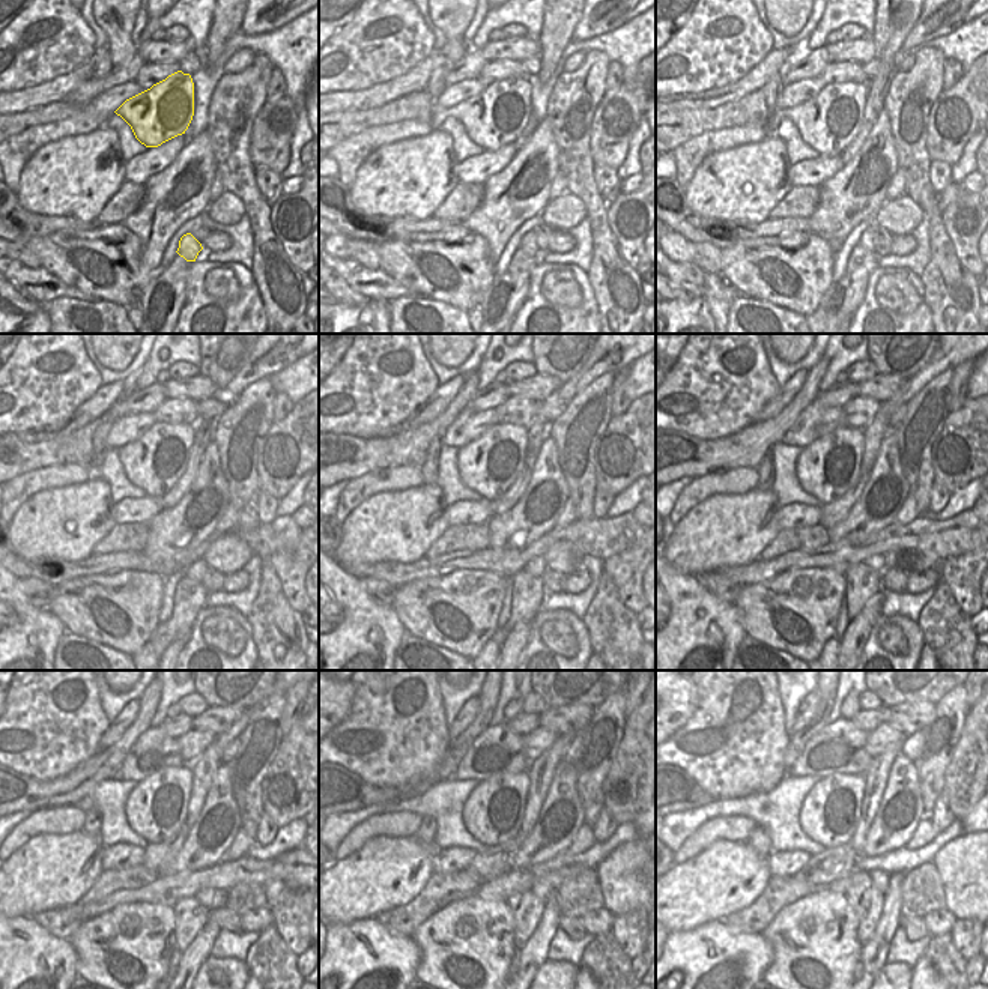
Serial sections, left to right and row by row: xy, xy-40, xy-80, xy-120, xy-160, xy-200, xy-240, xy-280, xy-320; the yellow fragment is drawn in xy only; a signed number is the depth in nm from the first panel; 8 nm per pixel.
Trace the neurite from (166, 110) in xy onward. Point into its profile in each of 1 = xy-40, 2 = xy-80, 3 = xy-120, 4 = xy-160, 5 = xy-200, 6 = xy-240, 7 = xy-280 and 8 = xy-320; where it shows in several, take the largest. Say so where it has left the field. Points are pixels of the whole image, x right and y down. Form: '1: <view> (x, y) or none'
1: xy-40 (495, 117)
2: xy-80 (827, 122)
3: xy-120 (154, 462)
4: xy-160 (489, 465)
5: xy-200 (829, 466)
6: xy-240 (155, 809)
7: xy-280 (492, 813)
8: xy-320 (829, 813)

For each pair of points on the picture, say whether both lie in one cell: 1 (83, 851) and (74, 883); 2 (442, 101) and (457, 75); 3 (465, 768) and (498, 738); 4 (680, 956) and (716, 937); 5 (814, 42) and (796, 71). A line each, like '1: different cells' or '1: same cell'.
1: same cell
2: different cells
3: same cell
4: same cell
5: different cells

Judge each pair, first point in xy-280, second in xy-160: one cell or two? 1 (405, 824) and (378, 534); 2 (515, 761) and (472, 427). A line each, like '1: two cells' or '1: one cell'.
1: two cells
2: one cell

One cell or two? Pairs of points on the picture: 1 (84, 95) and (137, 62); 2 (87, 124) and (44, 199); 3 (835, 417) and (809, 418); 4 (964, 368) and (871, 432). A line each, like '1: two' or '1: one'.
1: one
2: two
3: one
4: two

